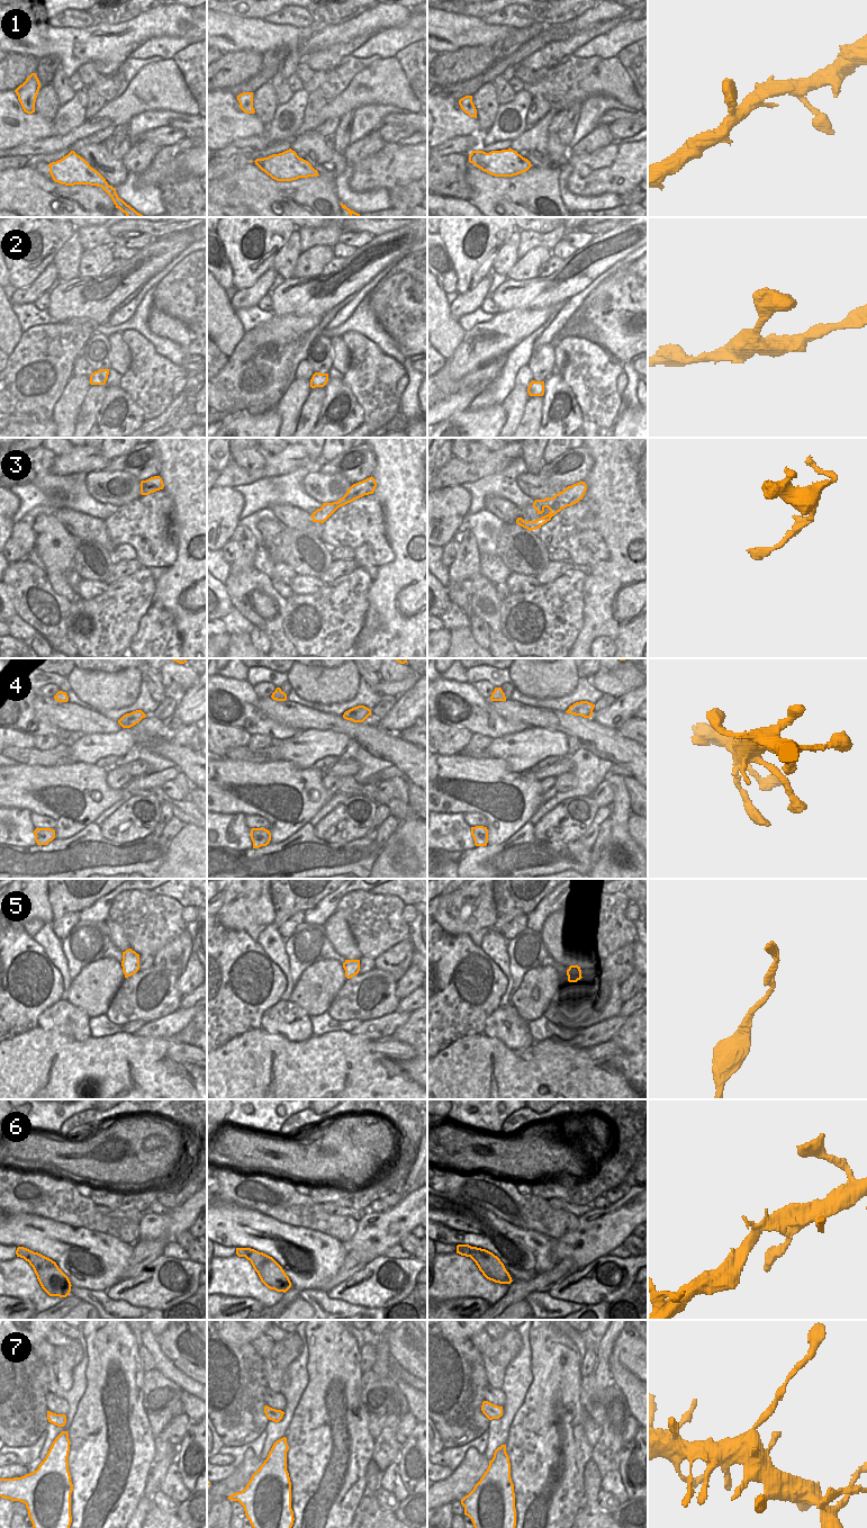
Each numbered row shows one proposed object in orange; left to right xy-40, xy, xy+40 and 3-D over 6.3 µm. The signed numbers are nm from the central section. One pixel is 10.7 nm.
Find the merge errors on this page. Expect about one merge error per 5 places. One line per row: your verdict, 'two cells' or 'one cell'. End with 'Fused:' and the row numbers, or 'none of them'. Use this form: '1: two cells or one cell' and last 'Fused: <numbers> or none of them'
1: one cell
2: one cell
3: one cell
4: one cell
5: one cell
6: one cell
7: one cell
Fused: none of them

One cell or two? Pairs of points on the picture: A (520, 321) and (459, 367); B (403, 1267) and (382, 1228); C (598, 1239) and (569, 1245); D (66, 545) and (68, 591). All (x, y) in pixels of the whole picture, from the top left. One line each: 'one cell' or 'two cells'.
A: one cell
B: two cells
C: one cell
D: one cell

